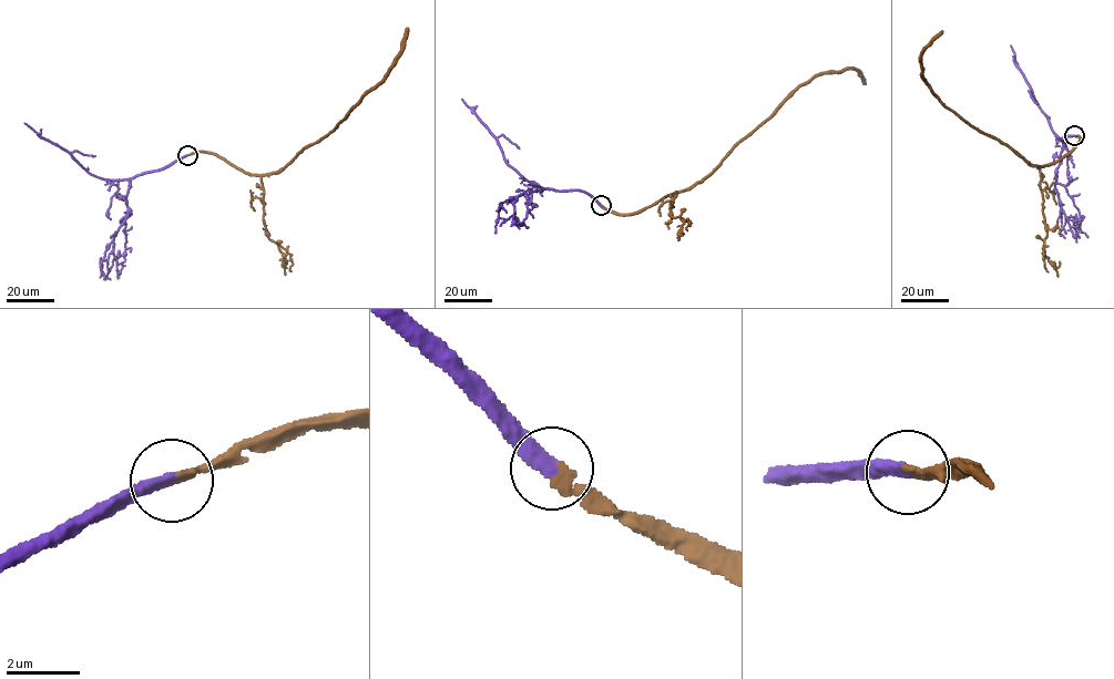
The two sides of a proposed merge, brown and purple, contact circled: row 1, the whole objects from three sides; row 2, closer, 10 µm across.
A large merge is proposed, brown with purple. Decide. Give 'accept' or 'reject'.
accept

